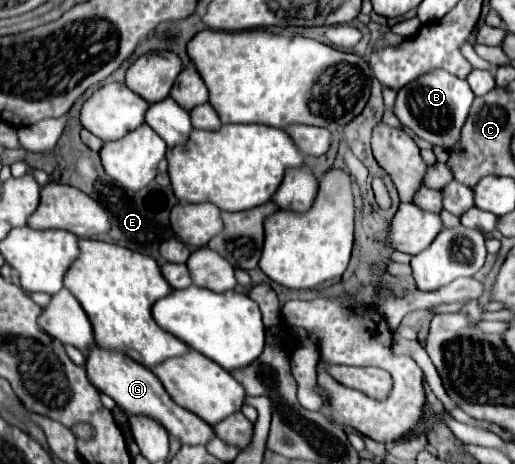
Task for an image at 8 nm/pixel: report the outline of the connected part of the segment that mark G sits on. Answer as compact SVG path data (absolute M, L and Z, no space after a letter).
M92 348L92 352L88 352L88 356L86 356L86 372L88 372L90 382L100 392L108 394L116 402L118 408L122 408L126 414L132 414L132 416L148 416L148 418L156 420L180 444L196 446L196 444L208 444L210 440L216 438L210 424L206 424L194 412L188 412L186 408L178 406L170 398L170 394L164 390L162 382L150 368L132 364L132 360L128 360L126 356L120 356L120 352L104 352L100 348Z

